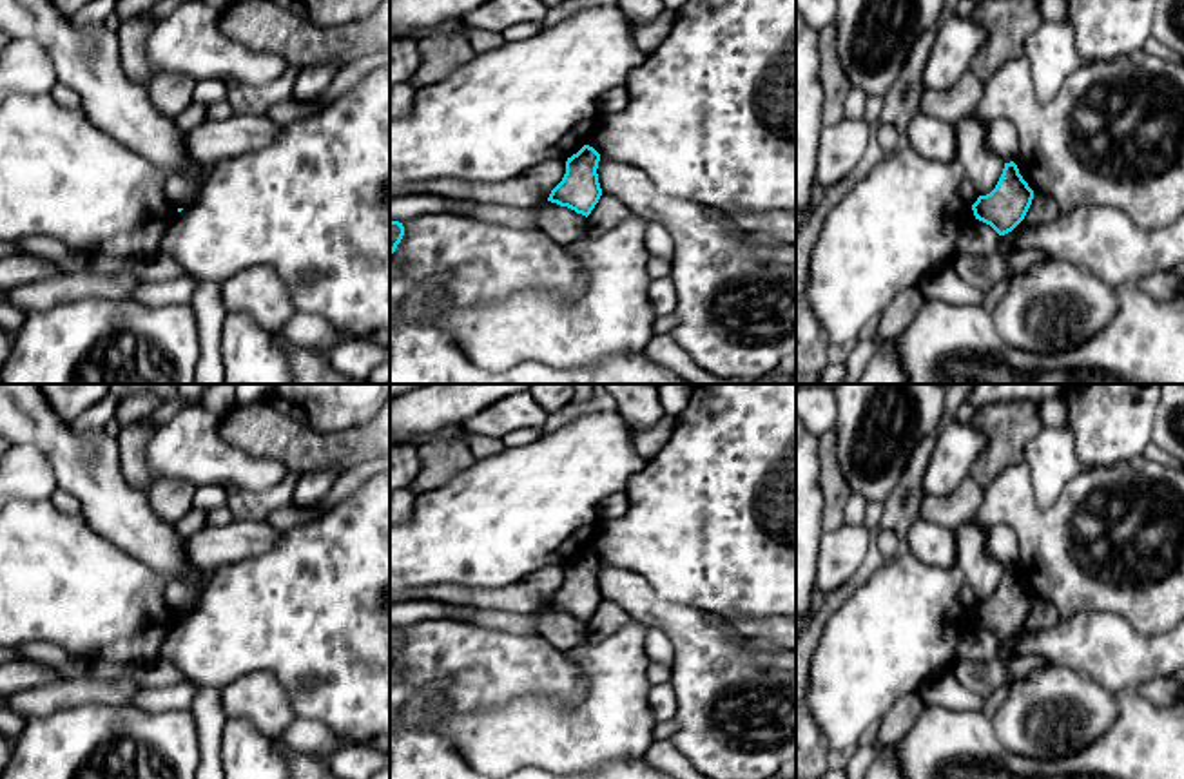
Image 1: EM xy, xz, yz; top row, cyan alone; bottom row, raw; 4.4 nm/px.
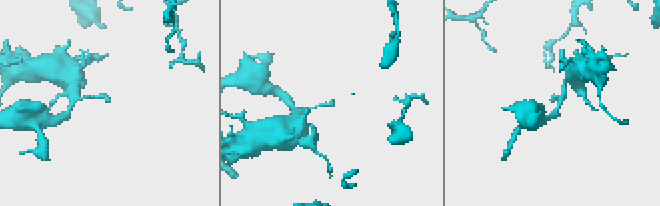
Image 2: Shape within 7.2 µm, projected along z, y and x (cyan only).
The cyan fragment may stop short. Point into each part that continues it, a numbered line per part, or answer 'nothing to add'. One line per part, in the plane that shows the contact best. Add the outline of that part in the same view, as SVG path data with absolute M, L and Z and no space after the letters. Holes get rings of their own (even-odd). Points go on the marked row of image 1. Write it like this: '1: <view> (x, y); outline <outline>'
nothing to add

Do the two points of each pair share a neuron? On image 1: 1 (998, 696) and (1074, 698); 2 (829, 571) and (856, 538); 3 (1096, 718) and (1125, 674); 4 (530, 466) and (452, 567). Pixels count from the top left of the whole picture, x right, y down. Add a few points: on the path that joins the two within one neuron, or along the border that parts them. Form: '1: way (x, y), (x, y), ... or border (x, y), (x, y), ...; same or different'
1: border (1012, 685), (1005, 702), (990, 718); different
2: way (833, 564), (849, 546); same
3: border (1076, 671), (1114, 692); different
4: way (526, 491), (475, 542); same

